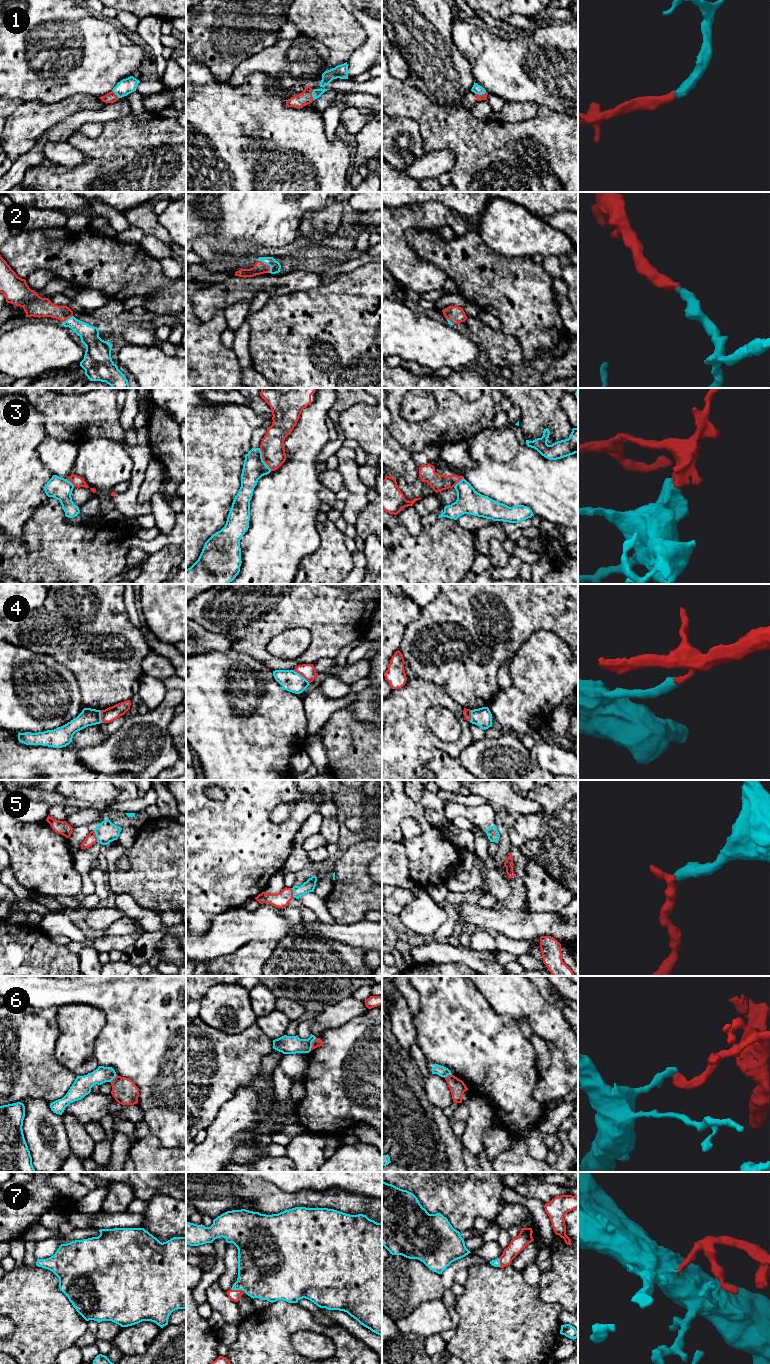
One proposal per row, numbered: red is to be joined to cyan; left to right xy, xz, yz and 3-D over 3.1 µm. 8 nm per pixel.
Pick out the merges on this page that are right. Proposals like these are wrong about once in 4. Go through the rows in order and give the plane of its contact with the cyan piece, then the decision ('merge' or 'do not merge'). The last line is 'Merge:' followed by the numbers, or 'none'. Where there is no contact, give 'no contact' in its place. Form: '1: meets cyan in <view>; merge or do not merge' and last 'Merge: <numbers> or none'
1: meets cyan in yz; merge
2: meets cyan in xz; merge
3: meets cyan in xz; do not merge
4: meets cyan in xz; do not merge
5: meets cyan in xy; merge
6: meets cyan in xz; do not merge
7: meets cyan in xz; merge
Merge: 1, 2, 5, 7

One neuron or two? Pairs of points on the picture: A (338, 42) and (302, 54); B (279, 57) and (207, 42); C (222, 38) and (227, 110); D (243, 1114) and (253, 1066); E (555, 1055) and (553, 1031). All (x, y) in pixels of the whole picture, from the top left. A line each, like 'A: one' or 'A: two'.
A: two
B: two
C: two
D: two
E: two

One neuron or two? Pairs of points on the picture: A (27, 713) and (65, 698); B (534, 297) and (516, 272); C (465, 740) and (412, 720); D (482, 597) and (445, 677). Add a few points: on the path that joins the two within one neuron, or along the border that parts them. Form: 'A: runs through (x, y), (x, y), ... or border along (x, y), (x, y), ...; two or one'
A: runs through (36, 704), (42, 698), (56, 698); one
B: runs through (528, 291), (517, 278); one
C: runs through (452, 746), (443, 746), (435, 743), (424, 733); one
D: runs through (481, 617), (459, 639), (459, 657); one

